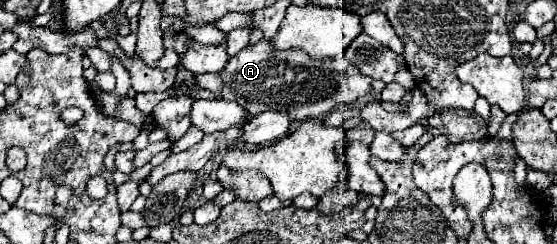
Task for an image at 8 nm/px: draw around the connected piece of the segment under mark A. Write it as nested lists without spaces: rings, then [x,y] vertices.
[[[269,40],[249,44],[243,50],[239,50],[235,56],[231,56],[221,72],[221,80],[223,80],[221,94],[225,100],[237,102],[245,110],[251,110],[251,114],[259,114],[267,110],[291,110],[291,118],[299,122],[309,120],[309,118],[319,118],[331,112],[335,106],[343,102],[355,102],[357,98],[365,96],[365,92],[371,92],[371,82],[365,82],[365,76],[359,74],[359,70],[355,70],[355,66],[351,66],[345,60],[345,56],[317,60],[303,54],[301,50],[285,50],[285,52],[275,50],[271,48]]]

